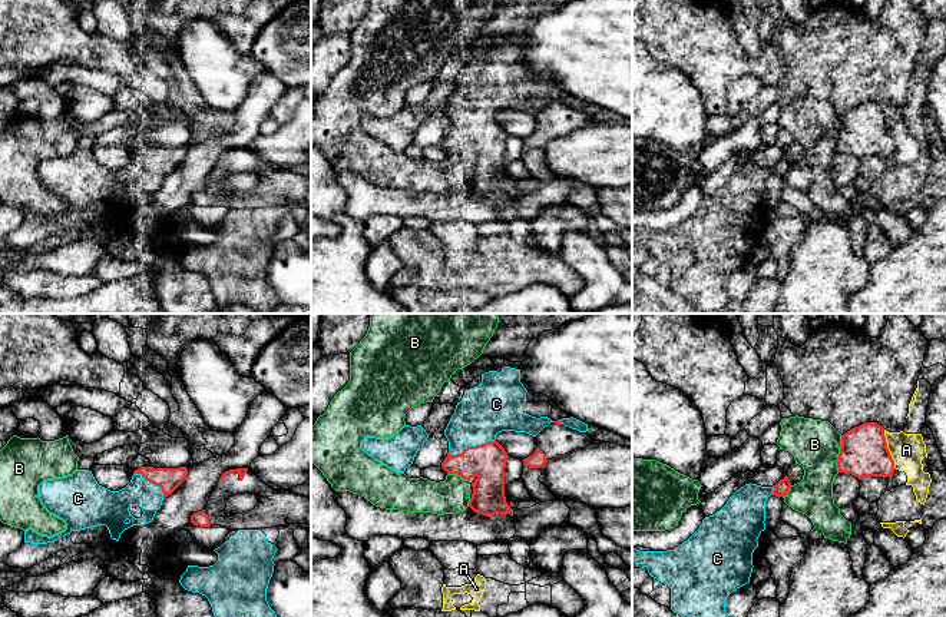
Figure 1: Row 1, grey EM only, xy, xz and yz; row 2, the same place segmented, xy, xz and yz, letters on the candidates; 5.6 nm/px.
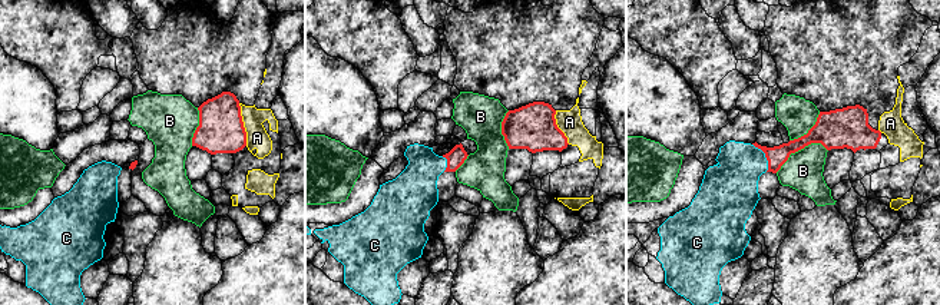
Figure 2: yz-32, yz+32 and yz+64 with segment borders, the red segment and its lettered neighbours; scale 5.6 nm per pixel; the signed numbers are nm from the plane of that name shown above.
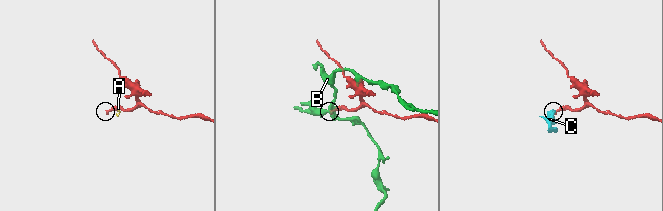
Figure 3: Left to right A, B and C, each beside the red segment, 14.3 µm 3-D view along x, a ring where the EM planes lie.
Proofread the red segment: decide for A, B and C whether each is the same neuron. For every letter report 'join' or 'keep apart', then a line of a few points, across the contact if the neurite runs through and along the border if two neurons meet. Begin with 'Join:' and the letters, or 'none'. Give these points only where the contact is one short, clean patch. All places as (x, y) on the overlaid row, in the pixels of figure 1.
Join: C
A: keep apart
B: keep apart
C: join

